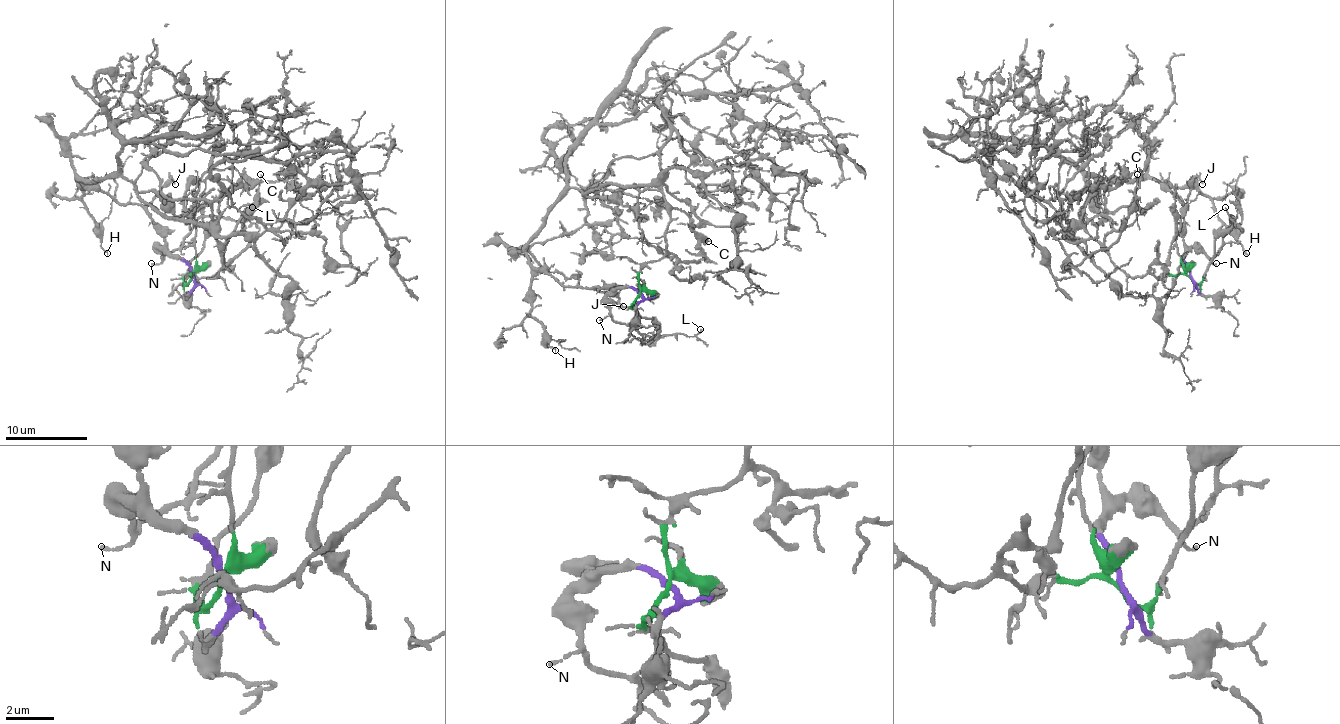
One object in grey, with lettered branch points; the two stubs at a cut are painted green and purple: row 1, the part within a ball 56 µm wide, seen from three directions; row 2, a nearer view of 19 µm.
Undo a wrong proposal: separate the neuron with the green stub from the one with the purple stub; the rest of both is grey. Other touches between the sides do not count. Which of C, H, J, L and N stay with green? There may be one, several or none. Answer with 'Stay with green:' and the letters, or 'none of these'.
Stay with green: C

